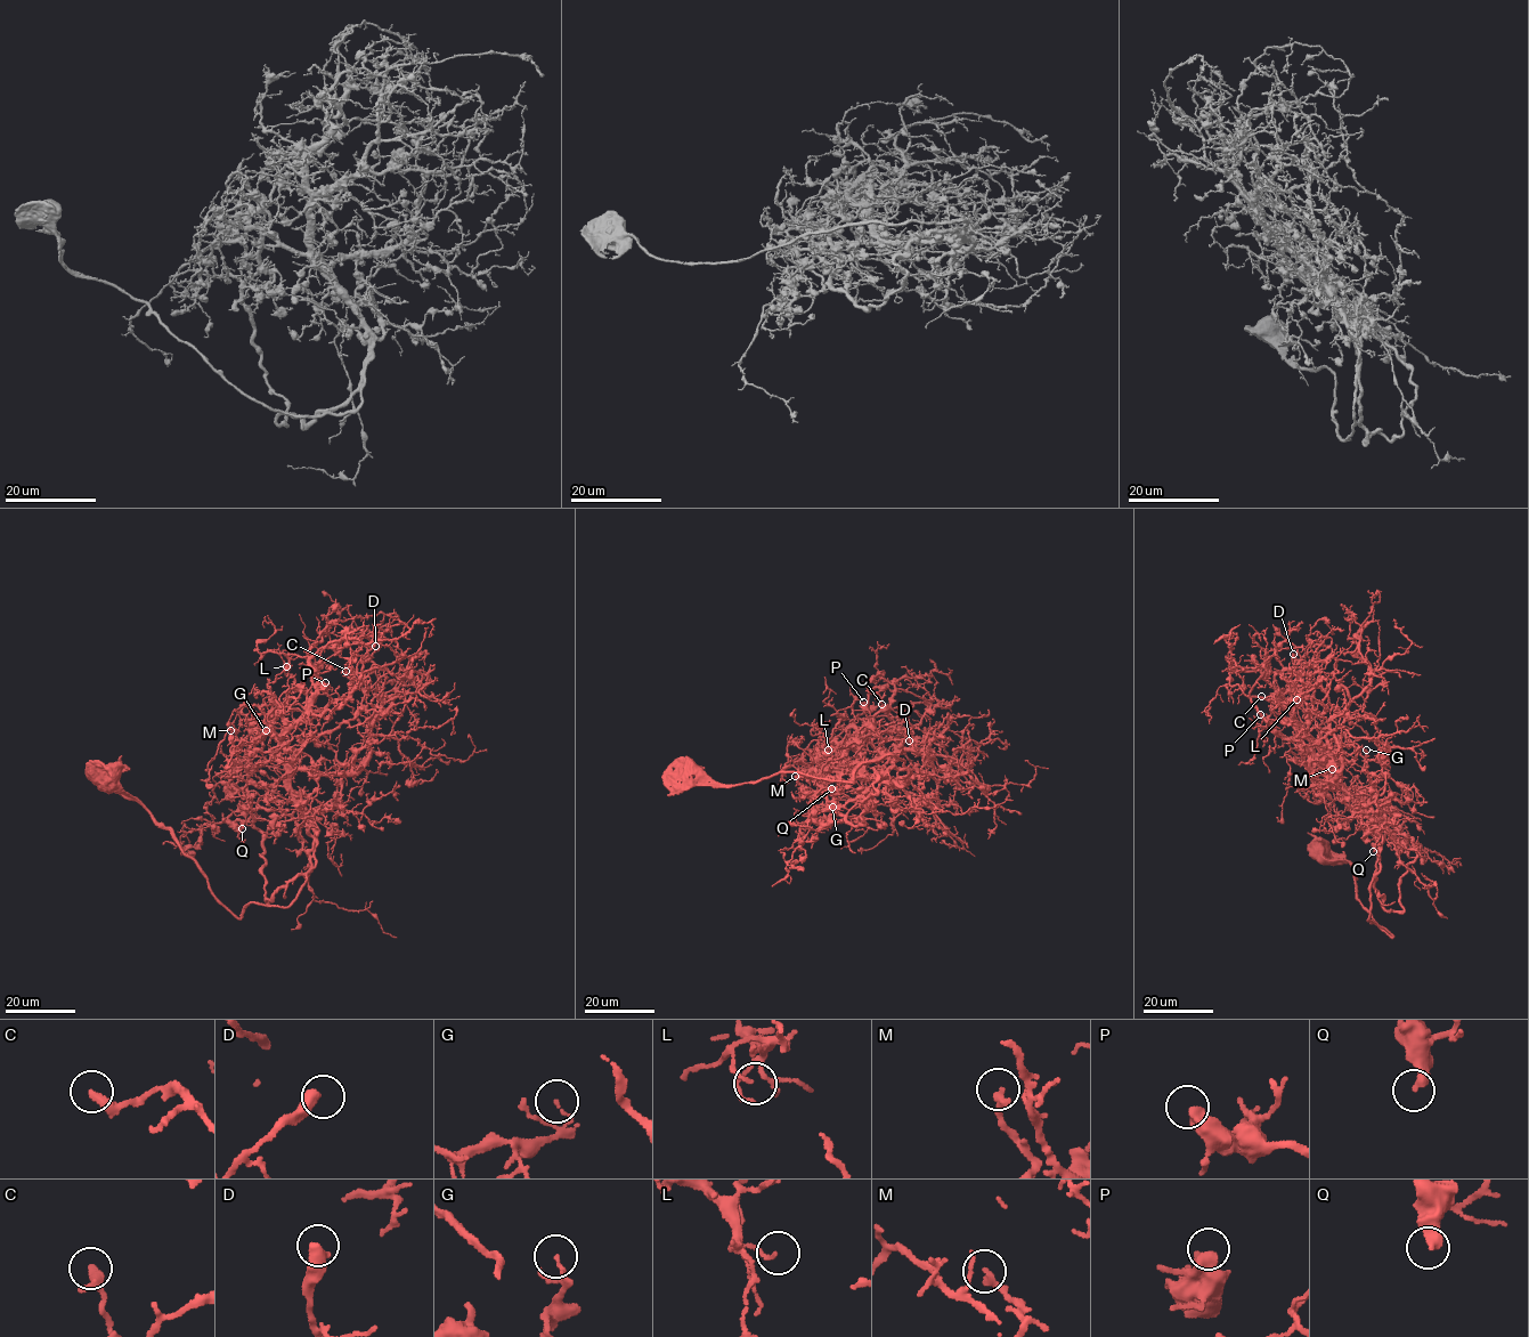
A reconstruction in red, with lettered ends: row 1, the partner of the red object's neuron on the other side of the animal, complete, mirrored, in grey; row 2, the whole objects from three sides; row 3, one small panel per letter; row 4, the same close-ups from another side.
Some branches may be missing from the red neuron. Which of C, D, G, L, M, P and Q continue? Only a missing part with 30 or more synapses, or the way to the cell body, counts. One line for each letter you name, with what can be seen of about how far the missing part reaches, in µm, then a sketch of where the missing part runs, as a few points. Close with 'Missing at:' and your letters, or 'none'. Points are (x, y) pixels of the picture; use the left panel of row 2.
D: 8 µm
Missing at: D

